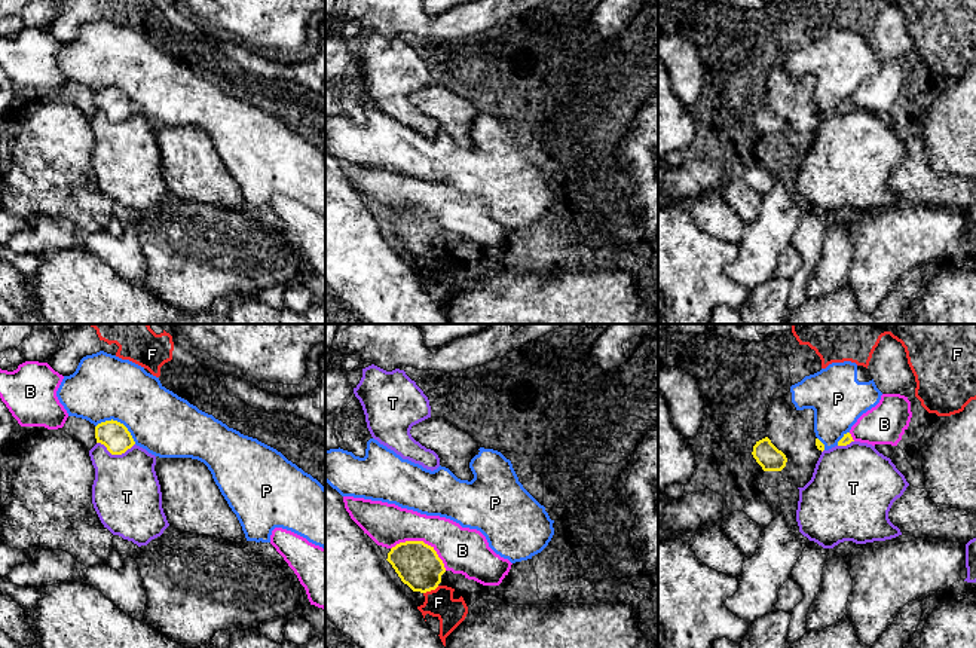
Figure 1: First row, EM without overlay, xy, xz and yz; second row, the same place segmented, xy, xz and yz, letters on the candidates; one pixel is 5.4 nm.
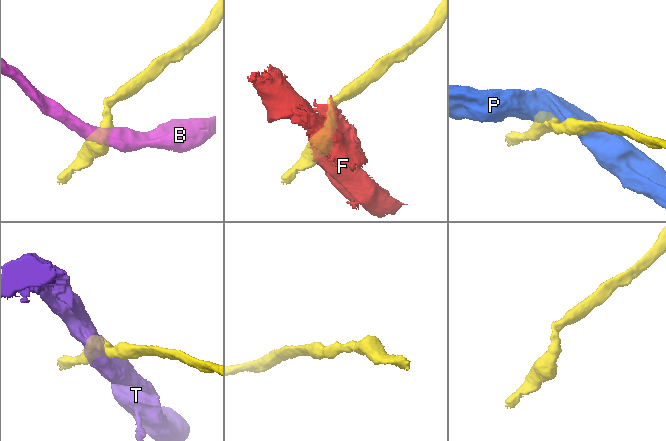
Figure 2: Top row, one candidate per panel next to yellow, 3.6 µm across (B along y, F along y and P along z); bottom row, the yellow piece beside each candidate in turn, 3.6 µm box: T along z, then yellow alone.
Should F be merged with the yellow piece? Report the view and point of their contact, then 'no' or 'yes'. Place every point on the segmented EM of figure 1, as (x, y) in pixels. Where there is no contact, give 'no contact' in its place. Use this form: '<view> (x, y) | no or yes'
xz (431, 589) | no

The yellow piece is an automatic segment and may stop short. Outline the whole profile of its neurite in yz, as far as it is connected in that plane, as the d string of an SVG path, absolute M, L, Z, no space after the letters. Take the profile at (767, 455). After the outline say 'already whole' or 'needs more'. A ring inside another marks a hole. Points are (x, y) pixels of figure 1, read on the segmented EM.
M768 437L756 441L752 455L764 471L781 471L787 462L786 455Z; already whole

